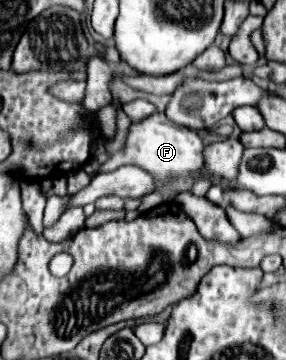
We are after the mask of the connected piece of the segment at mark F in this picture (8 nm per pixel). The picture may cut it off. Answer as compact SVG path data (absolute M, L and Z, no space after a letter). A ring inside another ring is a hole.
M154 113L154 115L150 115L142 121L136 121L128 127L124 147L116 155L112 155L104 165L101 165L98 173L114 171L122 165L142 167L144 171L150 171L156 177L156 181L160 185L158 191L164 195L164 199L172 201L176 193L190 191L190 187L194 183L192 173L196 173L204 167L202 149L204 149L204 143L198 137L198 133L172 123L164 113ZM172 175L176 177L176 181L172 181L170 185L164 185L164 179L172 177Z

